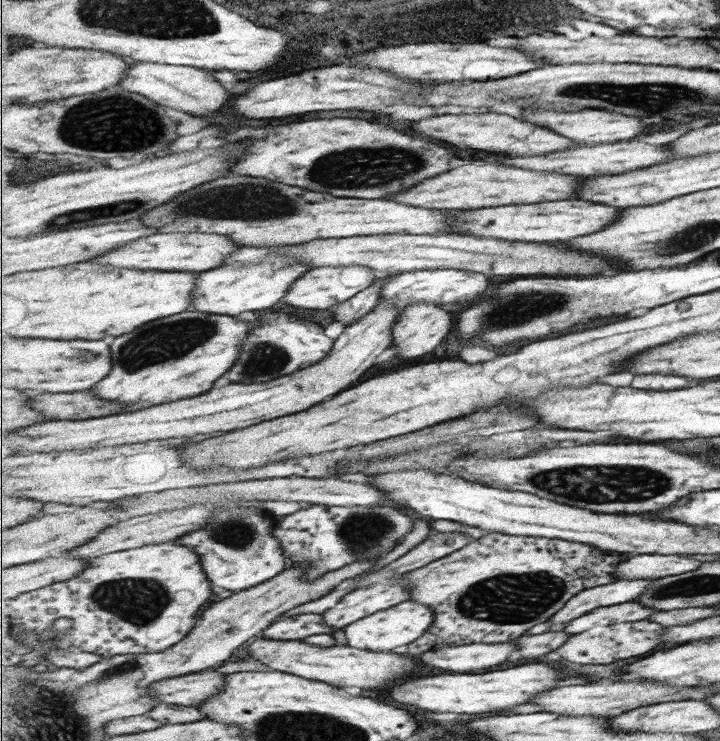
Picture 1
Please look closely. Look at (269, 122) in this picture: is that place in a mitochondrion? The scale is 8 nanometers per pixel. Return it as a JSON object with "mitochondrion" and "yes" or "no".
{"mitochondrion":"no"}

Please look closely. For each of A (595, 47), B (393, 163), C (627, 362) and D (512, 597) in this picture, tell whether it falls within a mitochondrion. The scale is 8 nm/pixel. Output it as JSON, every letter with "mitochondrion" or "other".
{"A":"other","B":"mitochondrion","C":"other","D":"mitochondrion"}

